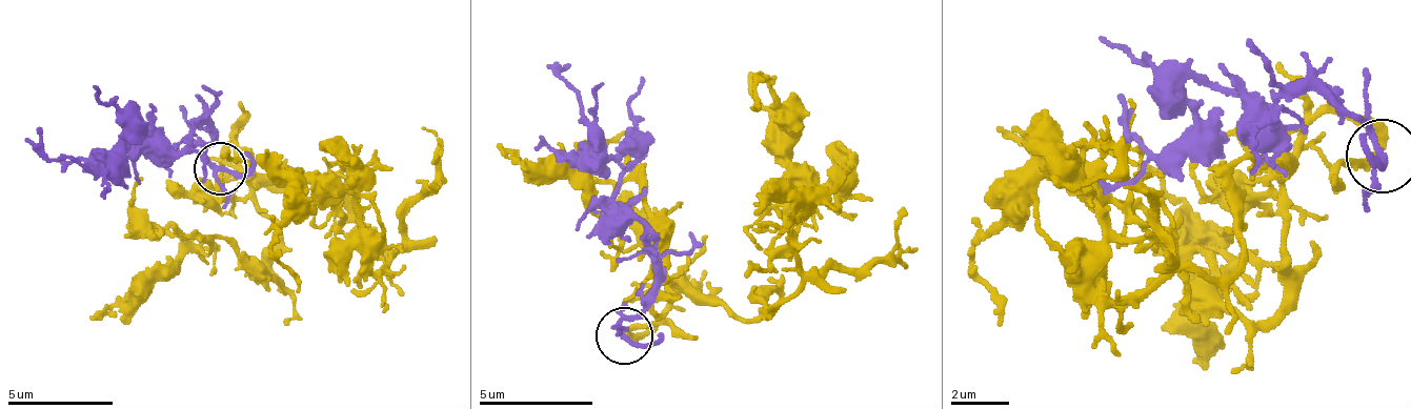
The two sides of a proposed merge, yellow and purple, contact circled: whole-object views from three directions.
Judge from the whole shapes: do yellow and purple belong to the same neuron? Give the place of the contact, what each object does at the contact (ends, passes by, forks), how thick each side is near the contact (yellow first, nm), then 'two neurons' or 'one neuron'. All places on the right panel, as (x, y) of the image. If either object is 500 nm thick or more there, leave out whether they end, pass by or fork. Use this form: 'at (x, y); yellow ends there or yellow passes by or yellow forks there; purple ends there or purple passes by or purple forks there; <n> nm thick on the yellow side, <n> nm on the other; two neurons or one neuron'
at (1382, 156); yellow passes by; purple forks there; 280 nm thick on the yellow side, 170 nm on the other; one neuron

